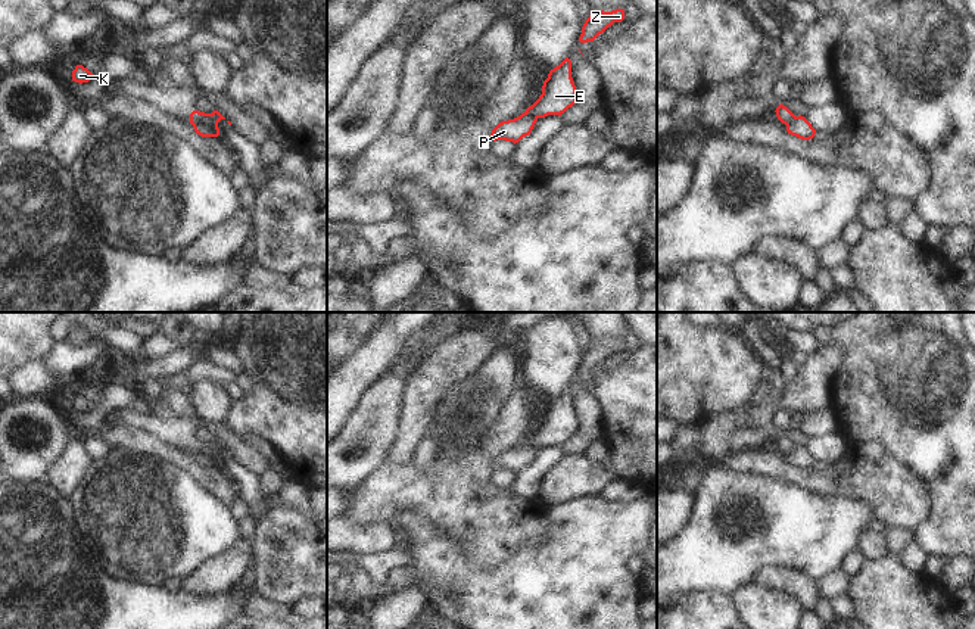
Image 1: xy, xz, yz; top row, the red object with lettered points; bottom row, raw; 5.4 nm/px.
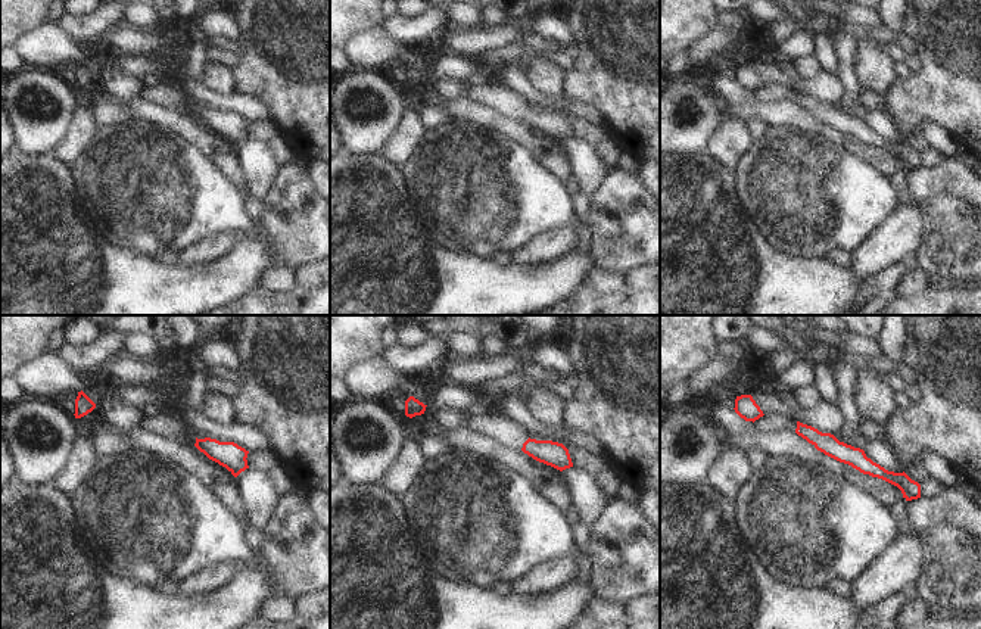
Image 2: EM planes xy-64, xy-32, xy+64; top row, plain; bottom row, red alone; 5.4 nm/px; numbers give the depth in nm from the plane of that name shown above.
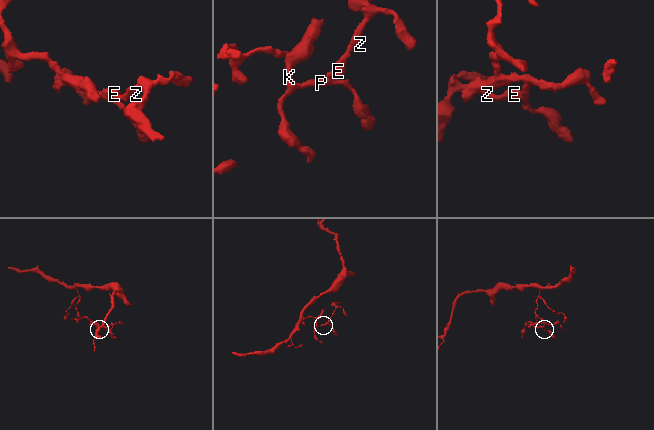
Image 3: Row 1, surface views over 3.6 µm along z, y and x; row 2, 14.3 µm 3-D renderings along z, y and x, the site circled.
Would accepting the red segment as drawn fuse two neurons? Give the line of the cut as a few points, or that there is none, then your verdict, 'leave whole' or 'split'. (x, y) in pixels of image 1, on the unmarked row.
xy (192, 452), (209, 455), (218, 464) | split

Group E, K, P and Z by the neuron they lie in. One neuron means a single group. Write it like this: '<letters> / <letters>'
E Z / K P

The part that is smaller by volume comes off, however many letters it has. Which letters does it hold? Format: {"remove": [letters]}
{"remove": ["E", "Z"]}

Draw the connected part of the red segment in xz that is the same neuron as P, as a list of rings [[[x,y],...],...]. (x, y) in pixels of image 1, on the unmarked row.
[[[517,446],[514,449],[502,451],[492,460],[492,470],[505,470],[518,473],[523,467],[529,465],[538,448]]]

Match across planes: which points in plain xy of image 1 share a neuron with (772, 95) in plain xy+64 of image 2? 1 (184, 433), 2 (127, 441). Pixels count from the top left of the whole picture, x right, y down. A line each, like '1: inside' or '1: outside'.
1: inside
2: outside

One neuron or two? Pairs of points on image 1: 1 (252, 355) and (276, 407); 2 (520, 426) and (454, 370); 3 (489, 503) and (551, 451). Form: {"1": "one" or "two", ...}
{"1": "one", "2": "two", "3": "two"}

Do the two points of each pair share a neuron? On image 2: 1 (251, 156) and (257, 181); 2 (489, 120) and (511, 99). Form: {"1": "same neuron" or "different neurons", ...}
{"1": "same neuron", "2": "different neurons"}

